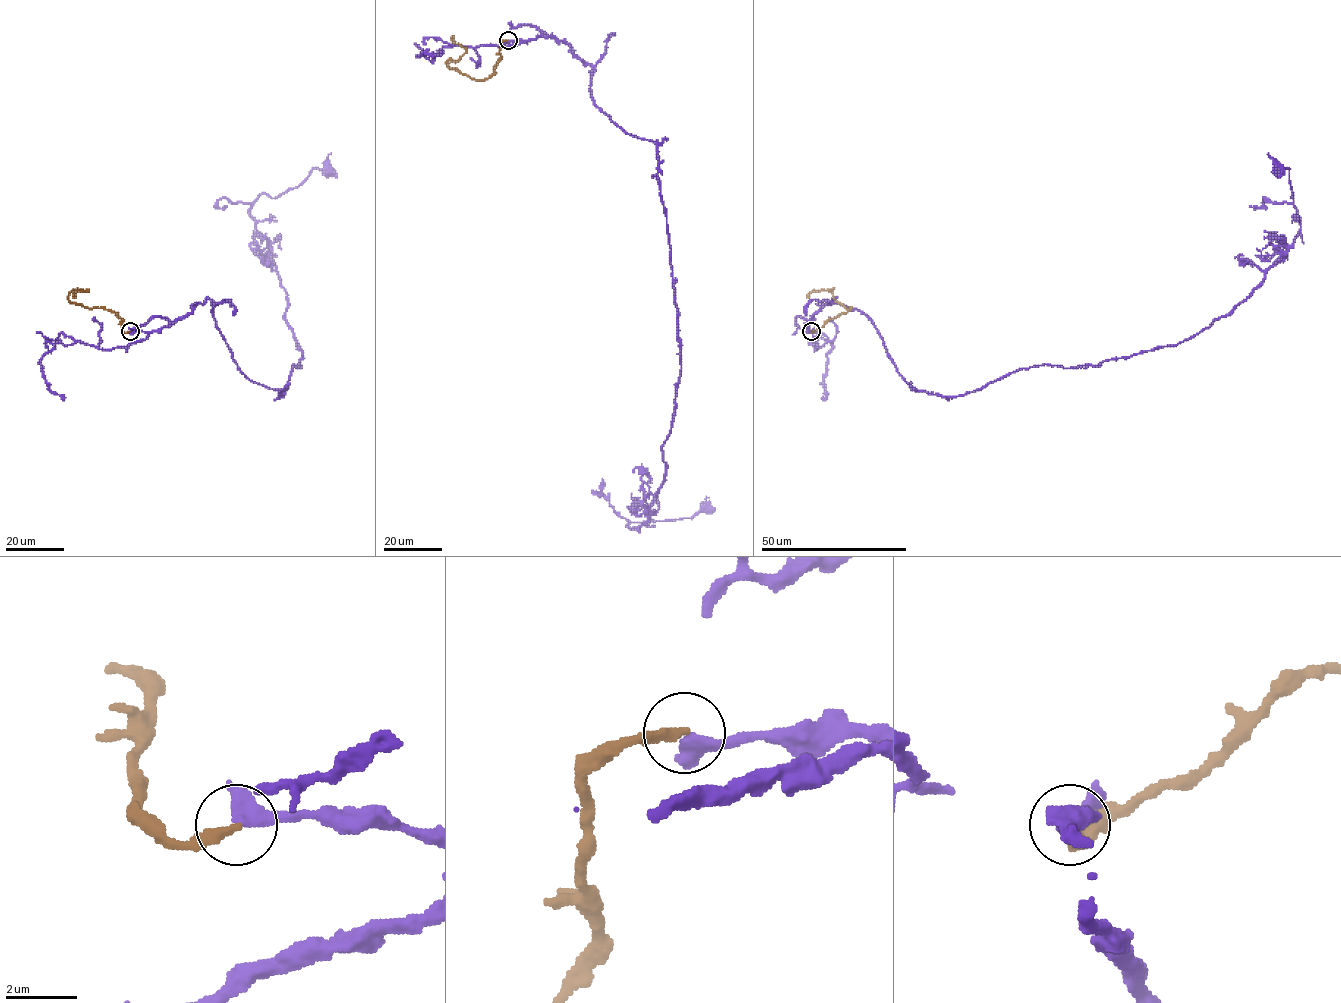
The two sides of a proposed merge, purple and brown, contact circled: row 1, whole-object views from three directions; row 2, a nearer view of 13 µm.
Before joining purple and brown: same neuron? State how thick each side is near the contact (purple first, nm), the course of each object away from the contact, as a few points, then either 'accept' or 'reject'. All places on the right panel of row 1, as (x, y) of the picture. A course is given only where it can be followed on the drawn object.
320/280 nm | purple via (811, 331), (824, 305), (856, 308), (912, 388), (948, 396), (1175, 346), (1295, 239), (1278, 170) | brown via (811, 331), (851, 307), (840, 304), (832, 289), (812, 291), (807, 297) | accept

